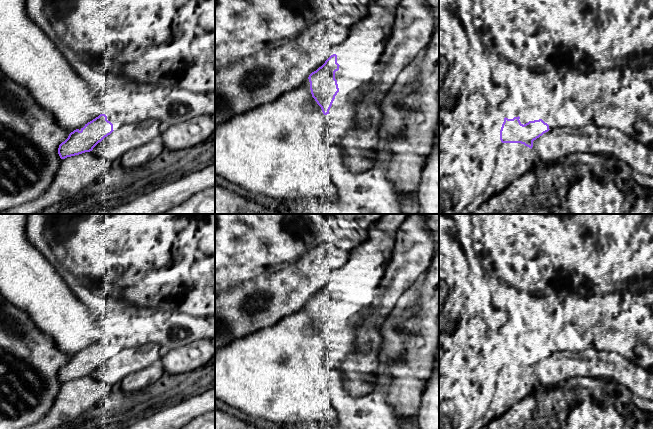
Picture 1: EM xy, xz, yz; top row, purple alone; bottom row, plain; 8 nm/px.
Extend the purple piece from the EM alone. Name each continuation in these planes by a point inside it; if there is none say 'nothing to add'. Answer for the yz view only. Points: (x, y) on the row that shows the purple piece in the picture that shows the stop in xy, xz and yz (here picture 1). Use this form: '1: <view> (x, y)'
1: yz (558, 118)

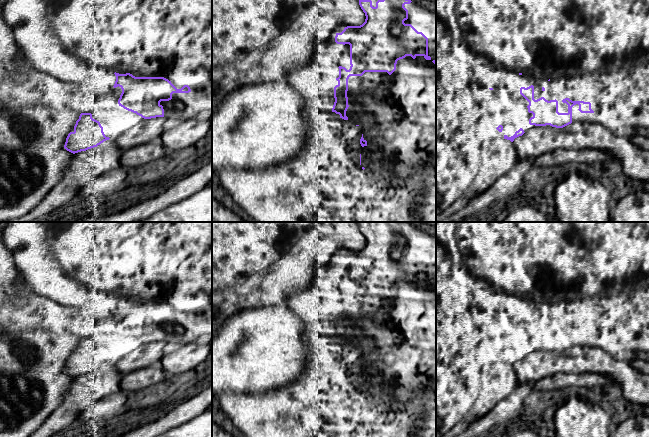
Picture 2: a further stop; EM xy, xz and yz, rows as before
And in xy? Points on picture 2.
nothing to add

